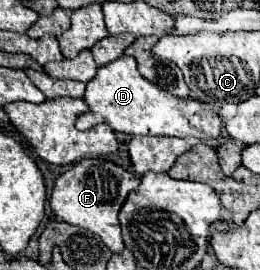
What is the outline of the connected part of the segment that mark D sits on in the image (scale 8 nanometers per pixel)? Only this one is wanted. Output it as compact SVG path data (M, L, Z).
M122 55L122 57L114 59L112 63L98 67L94 79L86 83L84 101L88 105L88 111L78 115L78 119L76 119L76 129L80 129L80 131L86 131L98 123L106 123L114 131L128 133L128 135L170 135L170 137L194 137L194 139L208 141L208 139L218 139L222 133L222 121L216 111L204 111L202 105L198 101L194 101L192 97L180 101L178 97L172 97L170 93L160 91L154 83L146 81L138 73L136 61L130 55Z

